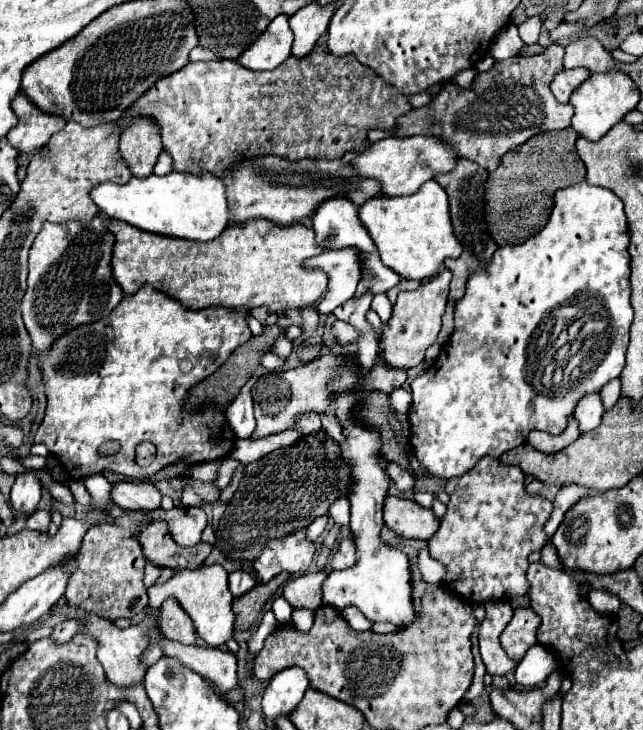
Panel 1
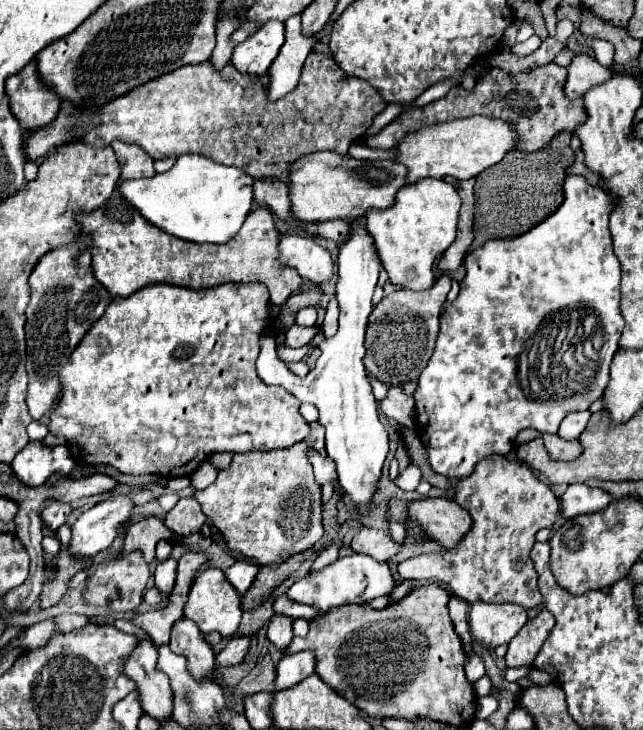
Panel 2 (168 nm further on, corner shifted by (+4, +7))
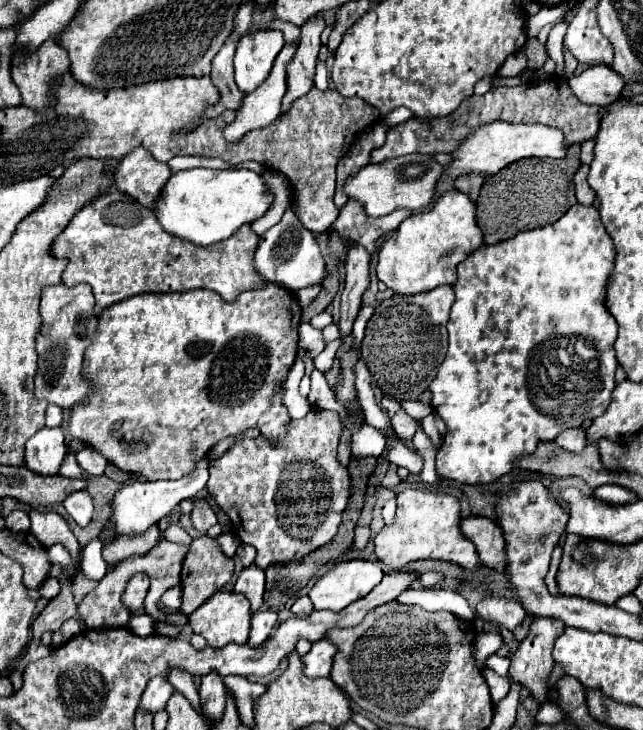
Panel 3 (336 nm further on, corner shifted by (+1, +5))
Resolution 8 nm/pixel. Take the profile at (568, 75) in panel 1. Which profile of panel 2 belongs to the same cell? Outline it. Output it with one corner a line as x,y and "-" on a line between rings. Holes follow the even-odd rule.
577,54
573,62
567,68
567,82
563,86
563,94
567,98
579,98
583,92
587,92
591,86
601,84
609,80
613,74
609,68
601,66
593,56
589,54

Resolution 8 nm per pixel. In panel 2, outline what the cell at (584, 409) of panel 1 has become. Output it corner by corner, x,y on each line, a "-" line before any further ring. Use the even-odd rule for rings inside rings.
583,410
583,412
571,412
565,416
565,420
561,422
559,426
559,436
563,436
565,440
575,440
581,436
583,428
587,426
591,418
591,412
589,410

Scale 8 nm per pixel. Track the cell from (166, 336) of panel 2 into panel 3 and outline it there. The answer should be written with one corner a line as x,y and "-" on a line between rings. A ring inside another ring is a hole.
274,282
254,286
242,292
232,302
224,302
216,292
210,292
210,290
188,290
188,292
168,292
168,294
138,294
134,298
126,298
118,304
112,304
110,308
102,312
94,340
84,354
84,376
92,382
92,394
90,394
90,400
86,400
86,404
80,404
70,412
70,428
68,428
70,434
78,440
88,442
92,448
96,448
108,462
116,464
120,470
130,472
130,474
140,474
146,480
176,480
194,468
196,458
190,456
192,446
196,446
198,454
206,454
212,448
208,444
216,444
218,440
226,436
238,436
244,430
254,428
254,426
258,426
266,434
274,432
274,440
284,438
290,416
288,416
286,406
280,402
280,394
276,394
274,388
276,384
282,384
286,380
286,374
296,360
300,316
302,316
302,308
296,296
290,290
-
118,420
122,422
122,428
120,432
112,432
112,424
-
130,440
142,440
146,448
142,452
130,452
128,448
122,446
122,442
130,442

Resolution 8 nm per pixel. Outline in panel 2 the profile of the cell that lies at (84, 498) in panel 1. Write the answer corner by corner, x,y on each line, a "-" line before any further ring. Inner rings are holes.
181,498
167,512
163,524
181,536
191,536
199,534
201,526
205,524
205,516
201,514
201,506
193,498

